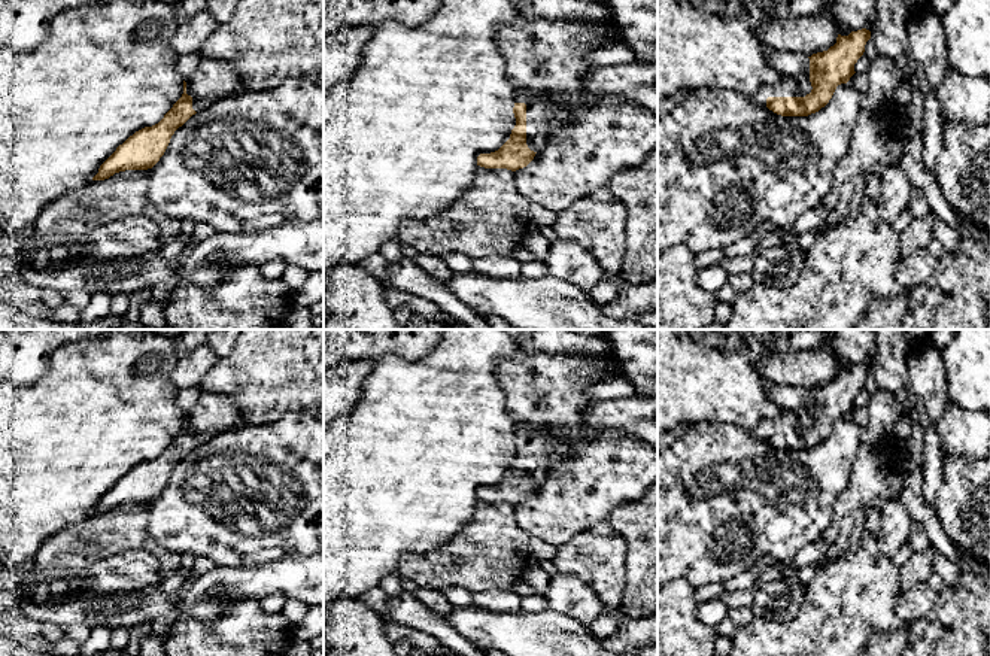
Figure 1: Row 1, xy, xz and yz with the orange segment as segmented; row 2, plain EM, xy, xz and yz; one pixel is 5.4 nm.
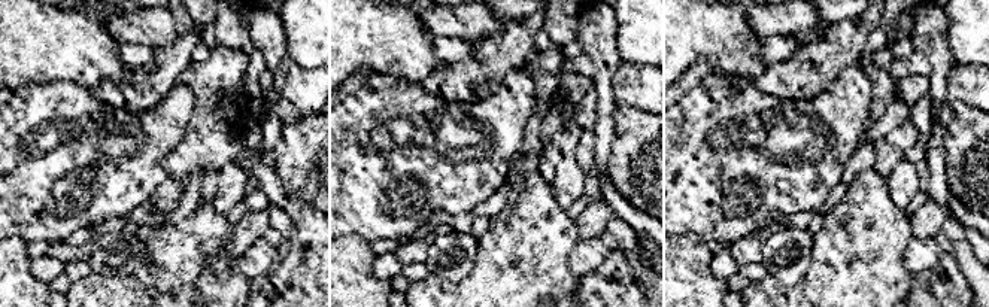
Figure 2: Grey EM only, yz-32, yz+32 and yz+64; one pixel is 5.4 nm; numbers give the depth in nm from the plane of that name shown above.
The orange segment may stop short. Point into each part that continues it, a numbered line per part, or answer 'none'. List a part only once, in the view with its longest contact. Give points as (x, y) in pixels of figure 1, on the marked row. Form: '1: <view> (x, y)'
1: yz (798, 85)

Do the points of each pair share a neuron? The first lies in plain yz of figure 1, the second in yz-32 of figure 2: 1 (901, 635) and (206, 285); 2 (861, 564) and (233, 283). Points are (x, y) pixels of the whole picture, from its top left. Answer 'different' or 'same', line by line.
1: same
2: different

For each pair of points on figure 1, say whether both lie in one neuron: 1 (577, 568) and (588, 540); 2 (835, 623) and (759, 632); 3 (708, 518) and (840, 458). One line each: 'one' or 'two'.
1: one
2: one
3: one

